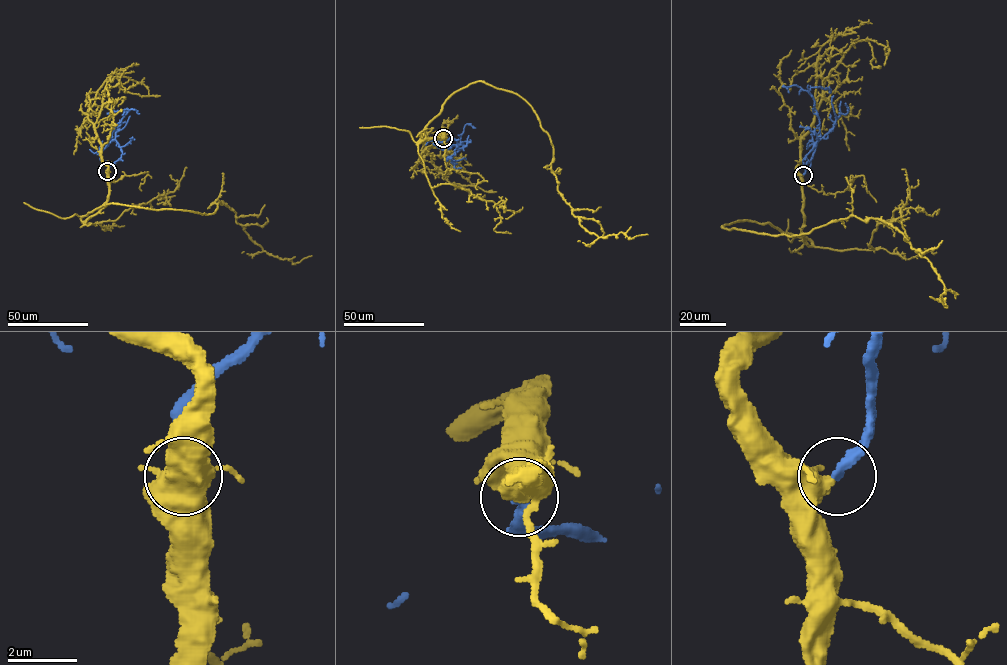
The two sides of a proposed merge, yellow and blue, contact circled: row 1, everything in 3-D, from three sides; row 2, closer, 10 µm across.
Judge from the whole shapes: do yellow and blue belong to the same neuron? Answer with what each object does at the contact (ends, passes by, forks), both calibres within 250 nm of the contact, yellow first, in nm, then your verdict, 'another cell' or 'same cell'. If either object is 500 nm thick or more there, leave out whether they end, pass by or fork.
yellow passes by; blue ends there; 440 nm thick on the yellow side, 320 nm on the other; same cell

